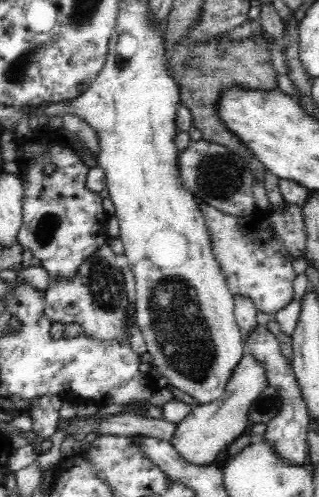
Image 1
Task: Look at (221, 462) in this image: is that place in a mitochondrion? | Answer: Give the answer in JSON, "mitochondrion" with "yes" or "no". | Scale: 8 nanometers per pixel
{"mitochondrion":"no"}

